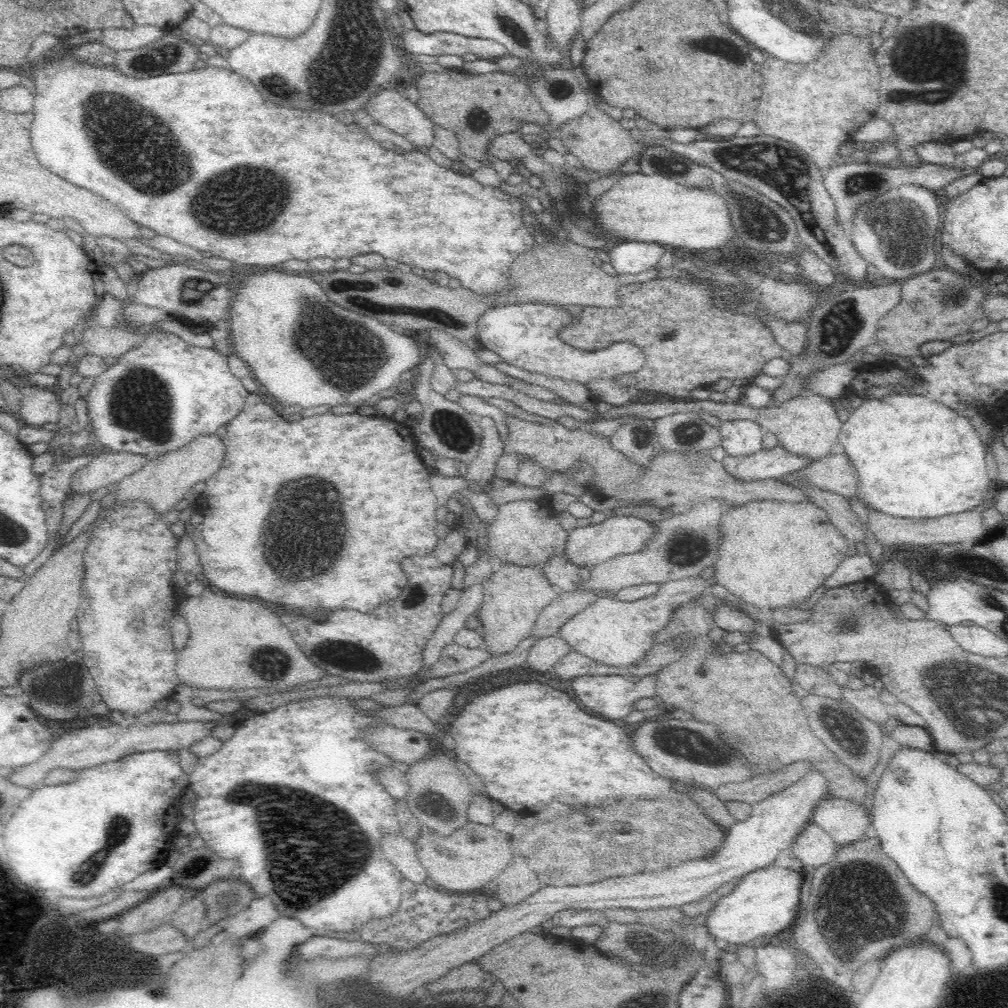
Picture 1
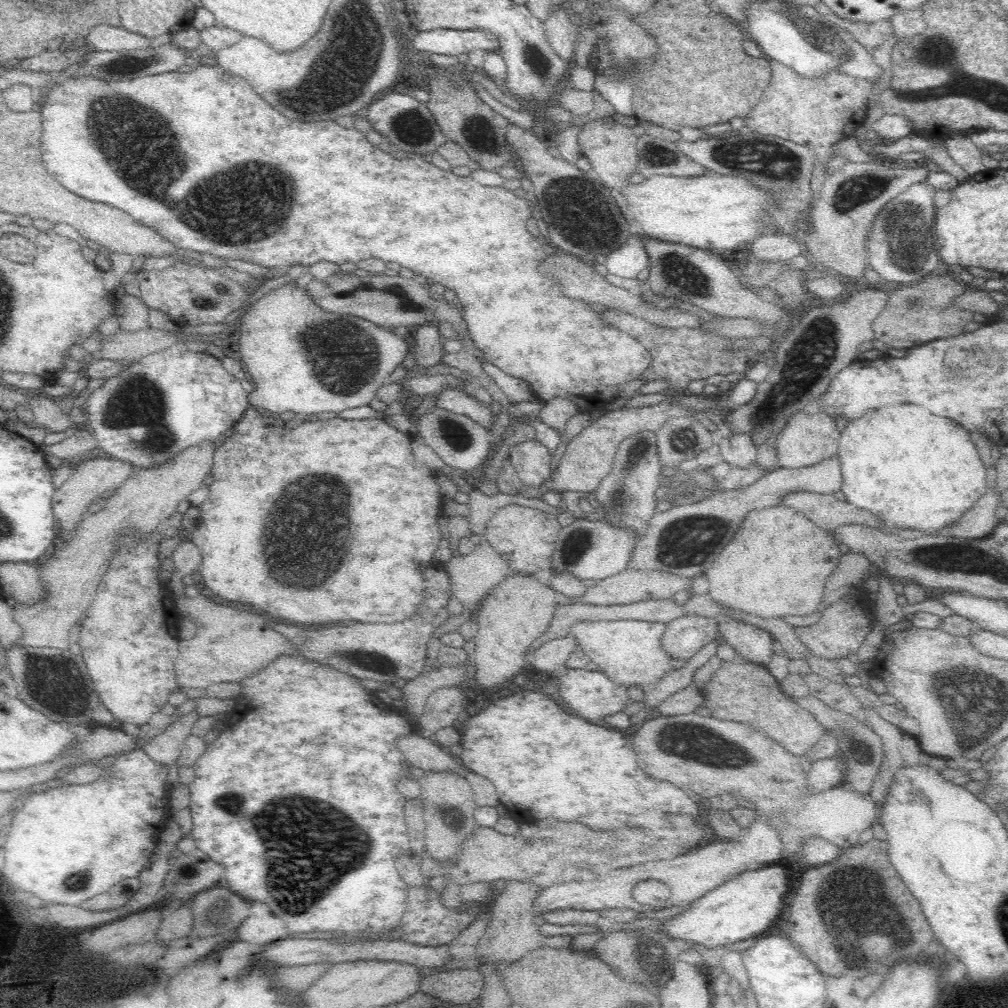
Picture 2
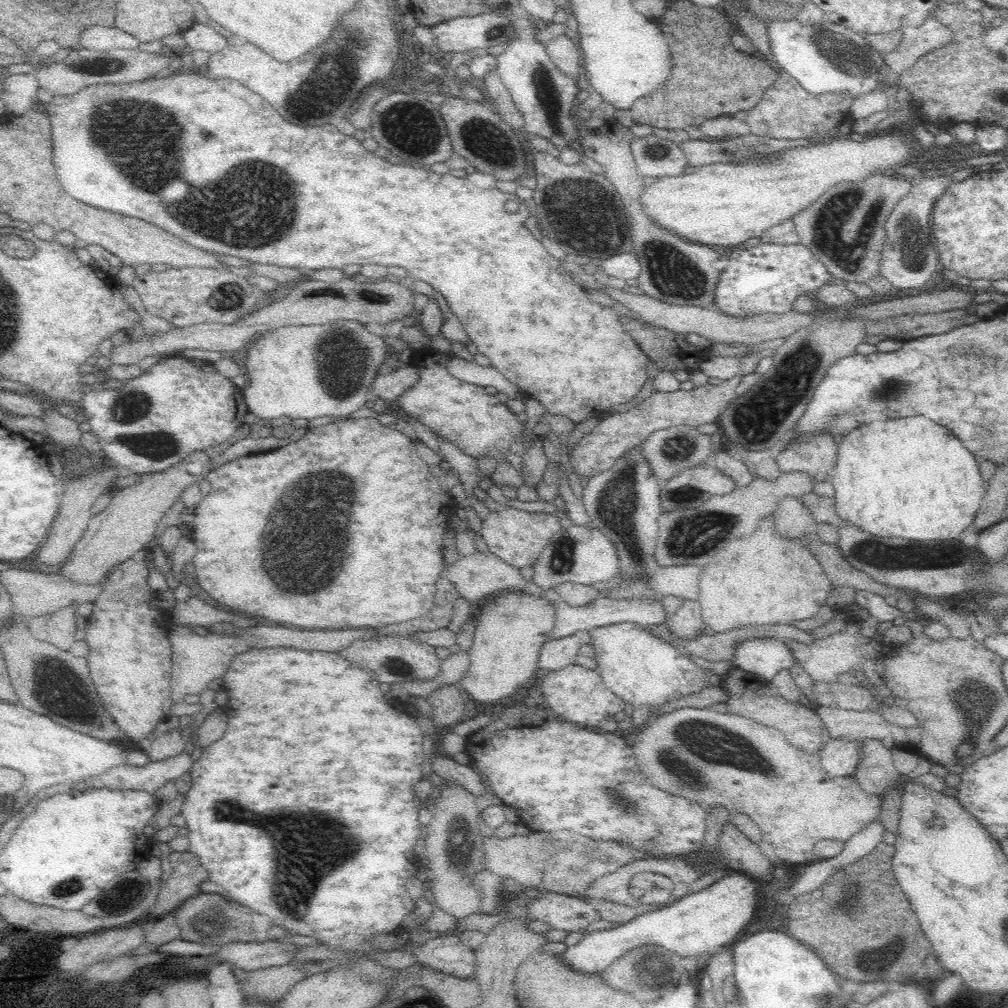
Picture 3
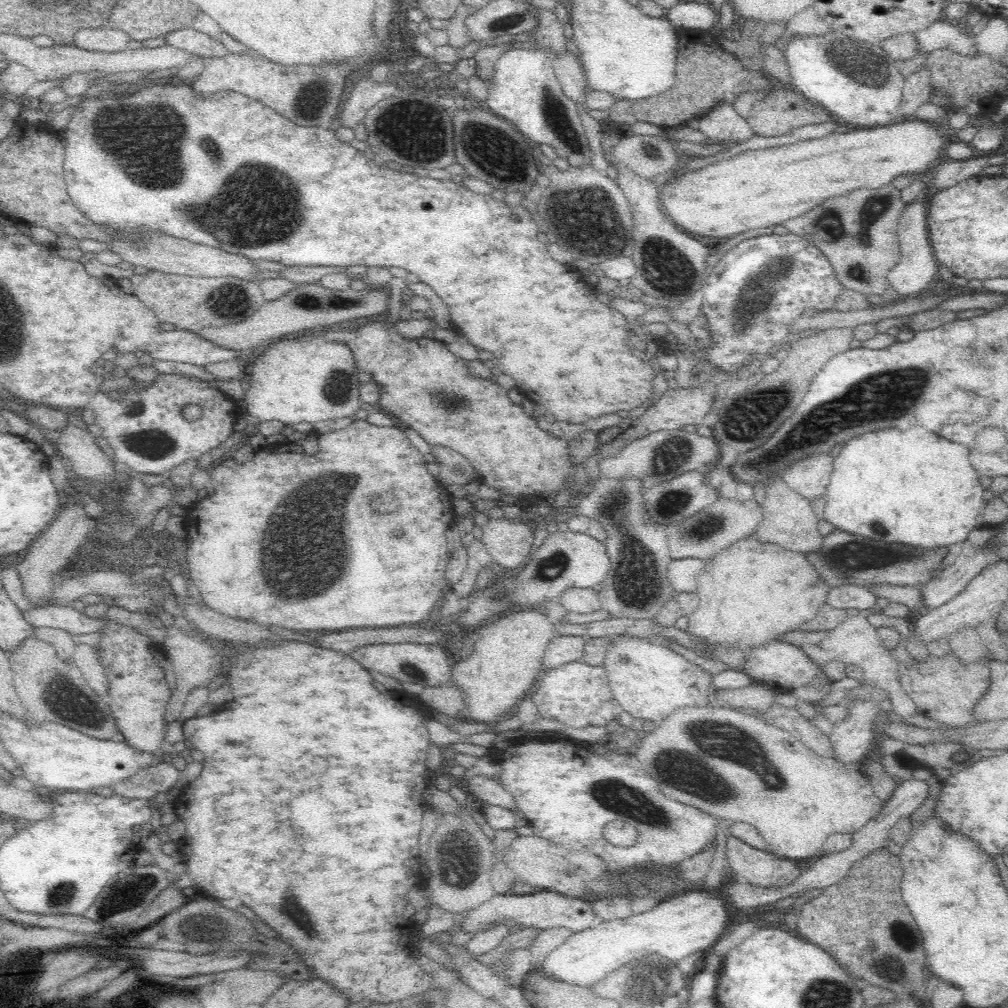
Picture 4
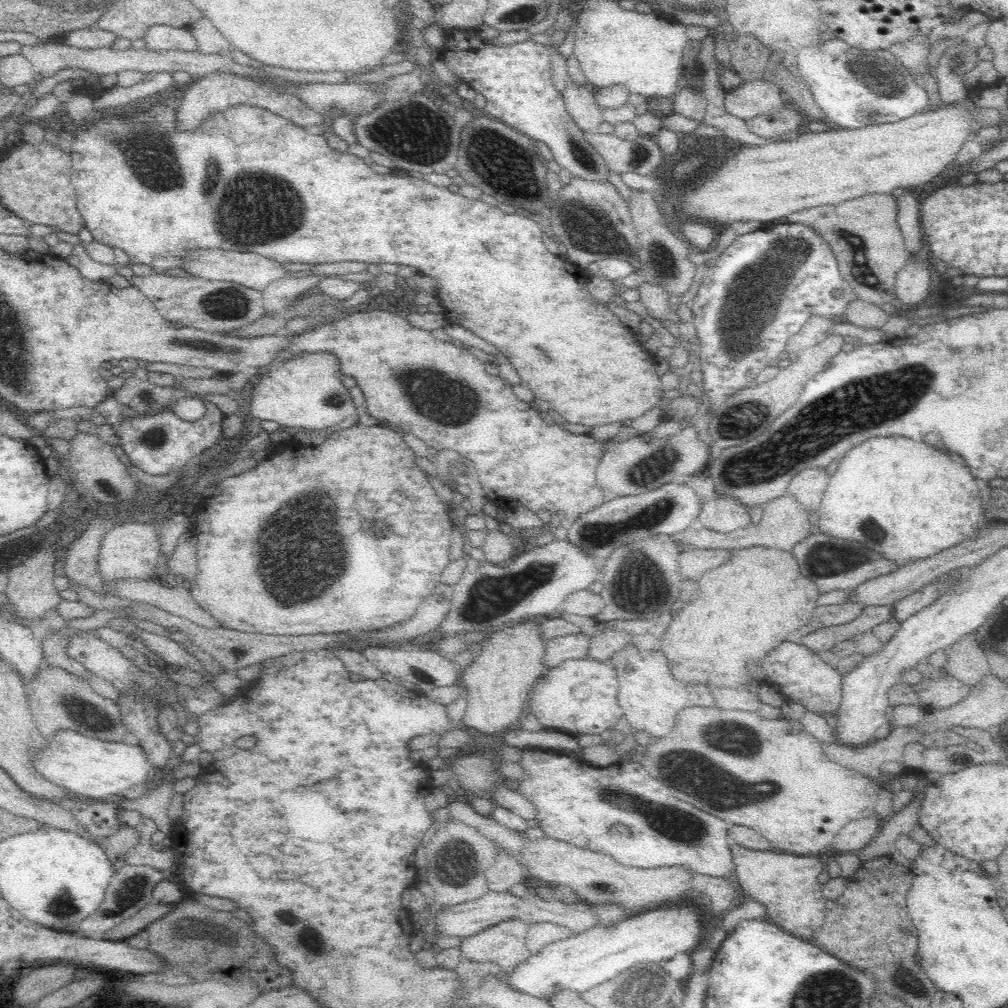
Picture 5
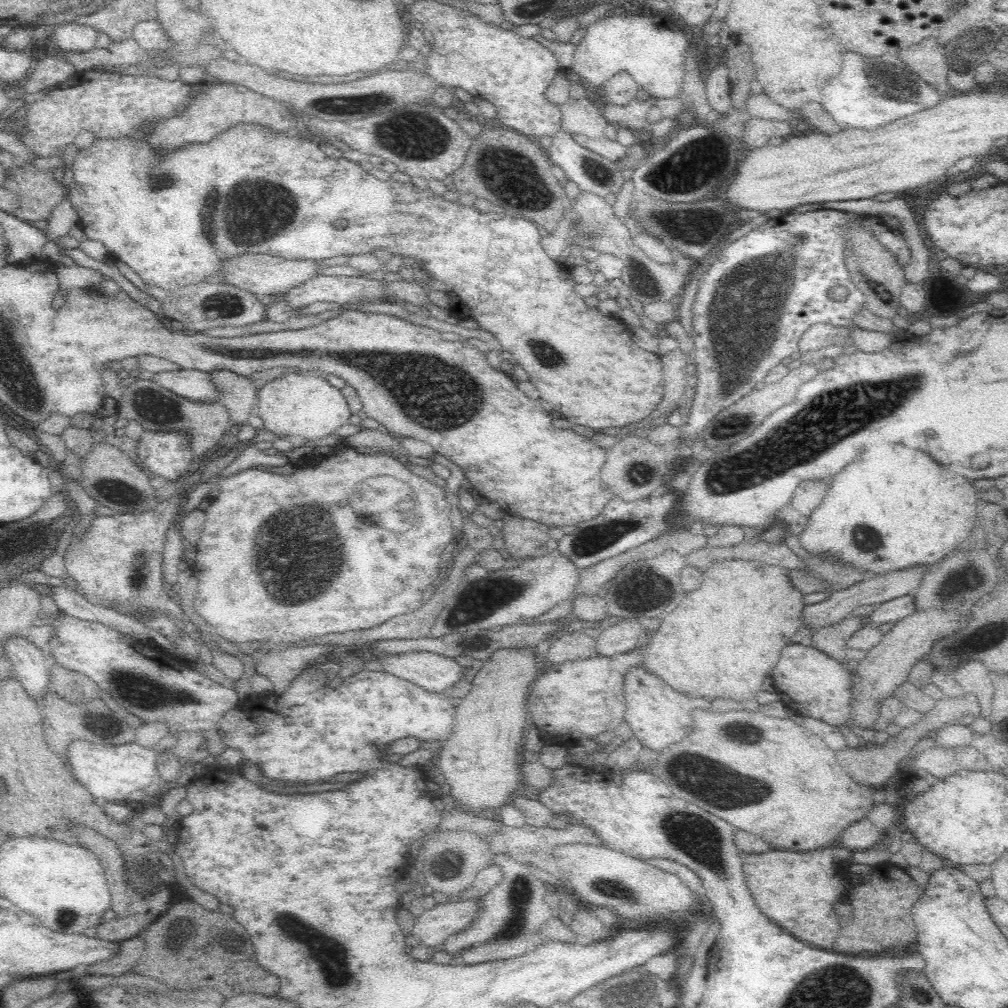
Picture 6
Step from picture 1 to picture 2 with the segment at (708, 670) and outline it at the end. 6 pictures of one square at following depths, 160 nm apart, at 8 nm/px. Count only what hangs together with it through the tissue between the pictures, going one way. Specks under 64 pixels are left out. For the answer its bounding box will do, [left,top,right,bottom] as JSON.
[702,656,825,754]

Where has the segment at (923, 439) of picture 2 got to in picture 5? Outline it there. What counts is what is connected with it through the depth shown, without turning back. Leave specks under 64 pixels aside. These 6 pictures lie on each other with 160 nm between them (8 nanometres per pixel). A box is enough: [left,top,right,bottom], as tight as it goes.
[815,436,983,565]

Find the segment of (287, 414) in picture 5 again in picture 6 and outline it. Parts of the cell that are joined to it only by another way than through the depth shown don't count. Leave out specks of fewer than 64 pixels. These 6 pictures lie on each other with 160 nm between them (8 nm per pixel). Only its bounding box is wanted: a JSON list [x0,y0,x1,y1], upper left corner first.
[255,370,350,442]

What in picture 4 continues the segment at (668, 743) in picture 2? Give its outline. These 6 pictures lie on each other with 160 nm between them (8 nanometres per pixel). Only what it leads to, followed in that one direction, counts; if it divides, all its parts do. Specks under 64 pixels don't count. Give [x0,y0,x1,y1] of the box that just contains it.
[688,722,780,788]

